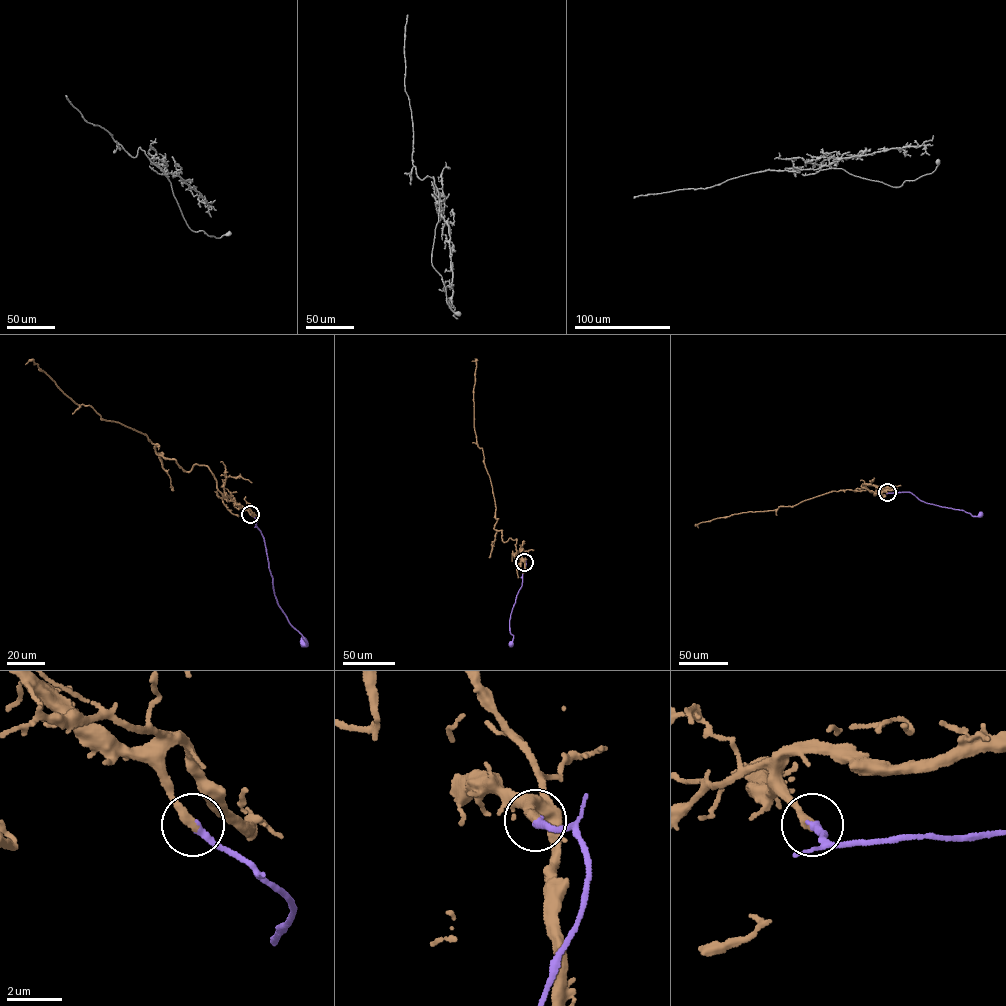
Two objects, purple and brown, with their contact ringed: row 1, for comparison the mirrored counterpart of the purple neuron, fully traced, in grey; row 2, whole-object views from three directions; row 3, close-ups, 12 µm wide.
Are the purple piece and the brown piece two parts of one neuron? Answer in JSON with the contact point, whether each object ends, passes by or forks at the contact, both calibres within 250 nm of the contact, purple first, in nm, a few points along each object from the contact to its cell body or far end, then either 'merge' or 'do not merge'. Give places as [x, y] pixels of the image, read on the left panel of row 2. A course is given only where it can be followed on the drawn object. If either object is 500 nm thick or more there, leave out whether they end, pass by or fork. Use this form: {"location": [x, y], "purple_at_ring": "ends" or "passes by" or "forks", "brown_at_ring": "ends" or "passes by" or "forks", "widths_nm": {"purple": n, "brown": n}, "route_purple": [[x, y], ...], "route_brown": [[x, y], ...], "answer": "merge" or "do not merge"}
{"location": [250, 514], "purple_at_ring": "ends", "brown_at_ring": "ends", "widths_nm": {"purple": 260, "brown": 340}, "route_purple": [[250, 514], [257, 519], [256, 526], [264, 538], [275, 596], [289, 623], [307, 645], [303, 643]], "route_brown": [[250, 514], [222, 495], [207, 466], [184, 471], [145, 434], [76, 404], [33, 359], [25, 364]], "answer": "merge"}

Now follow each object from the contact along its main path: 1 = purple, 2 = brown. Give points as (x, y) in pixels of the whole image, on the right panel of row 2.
1: (887, 492), (910, 492), (925, 502), (963, 510), (972, 516), (980, 515)
2: (887, 492), (871, 492), (862, 485), (867, 489), (831, 491), (792, 506), (732, 514), (700, 523), (698, 527)

